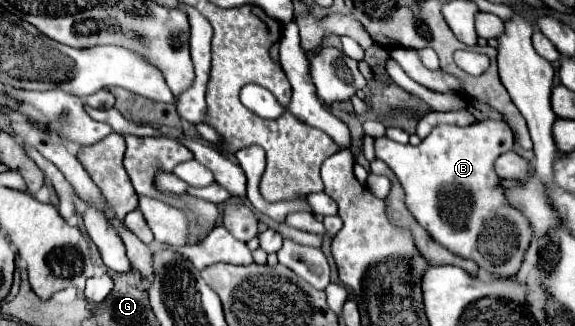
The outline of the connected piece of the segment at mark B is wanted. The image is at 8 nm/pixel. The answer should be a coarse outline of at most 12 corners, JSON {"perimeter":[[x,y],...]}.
{"perimeter":[[502,120],[376,138],[406,208],[440,246],[500,278],[530,226],[494,160]]}

